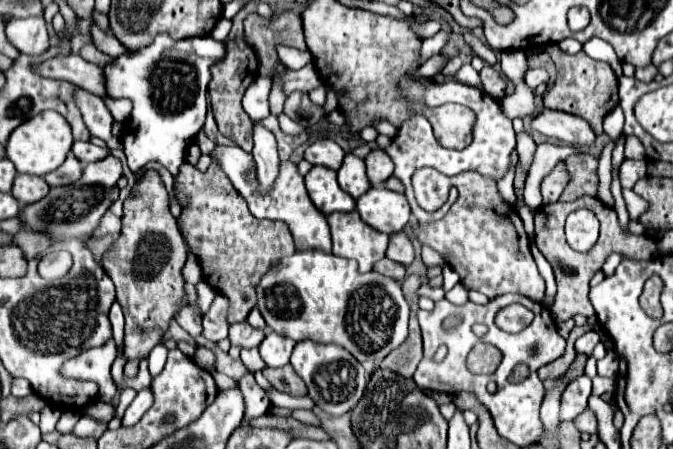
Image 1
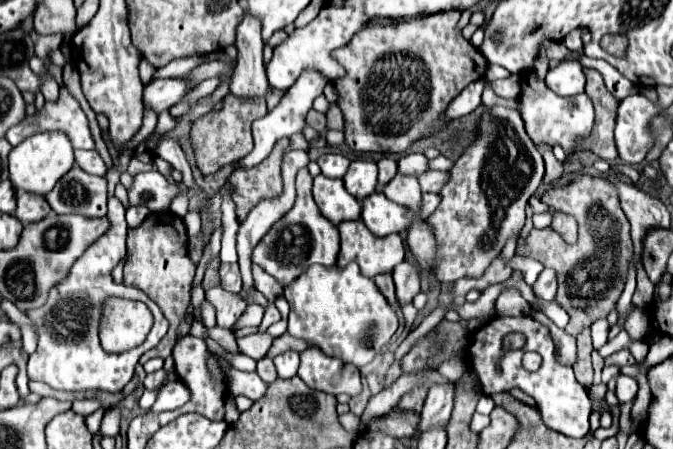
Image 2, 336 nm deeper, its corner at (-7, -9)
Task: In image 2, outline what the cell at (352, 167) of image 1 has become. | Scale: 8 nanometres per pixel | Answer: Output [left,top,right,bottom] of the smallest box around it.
[344,161,378,201]

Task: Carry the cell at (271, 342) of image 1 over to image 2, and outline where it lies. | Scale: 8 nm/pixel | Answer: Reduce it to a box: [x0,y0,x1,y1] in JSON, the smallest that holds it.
[274,351,300,379]

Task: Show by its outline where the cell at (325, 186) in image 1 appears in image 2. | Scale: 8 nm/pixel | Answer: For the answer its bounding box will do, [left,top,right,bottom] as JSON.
[314,175,360,225]

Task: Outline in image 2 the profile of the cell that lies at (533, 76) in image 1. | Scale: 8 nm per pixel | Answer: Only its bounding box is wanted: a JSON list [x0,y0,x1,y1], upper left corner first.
[546,59,586,97]

